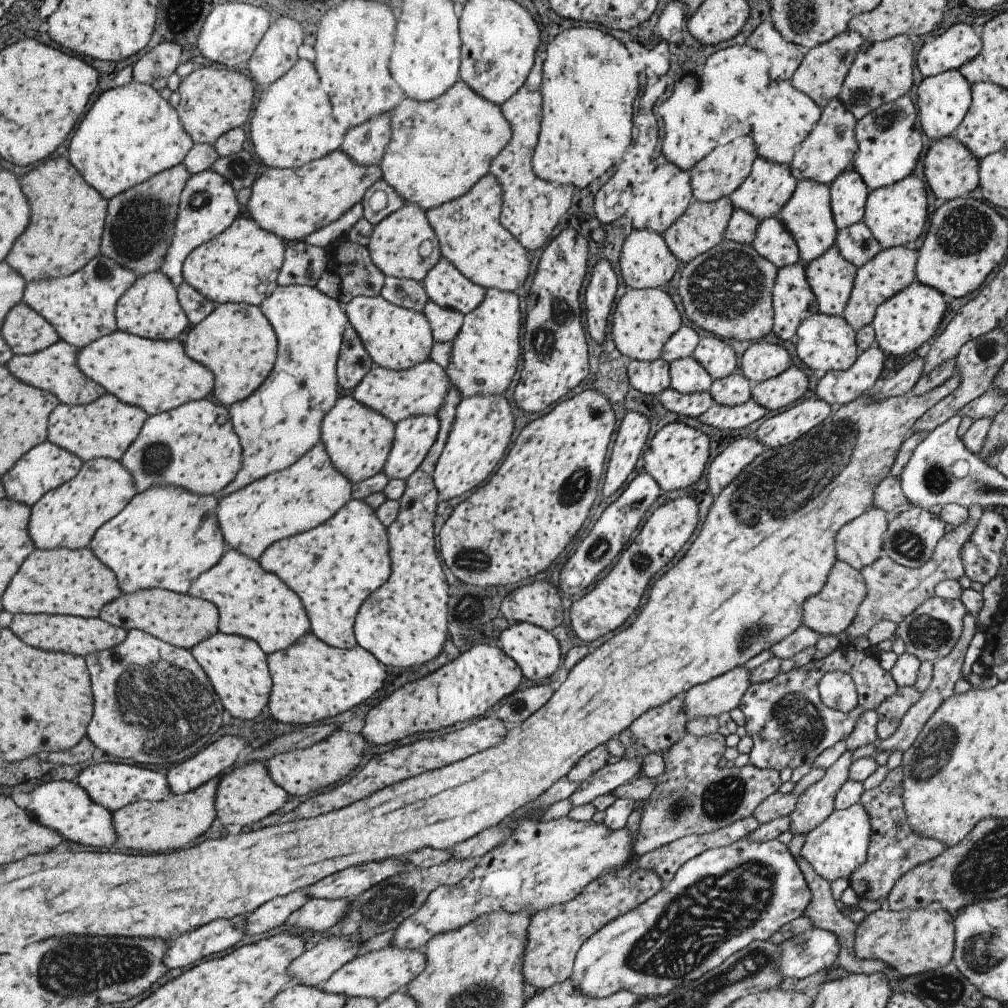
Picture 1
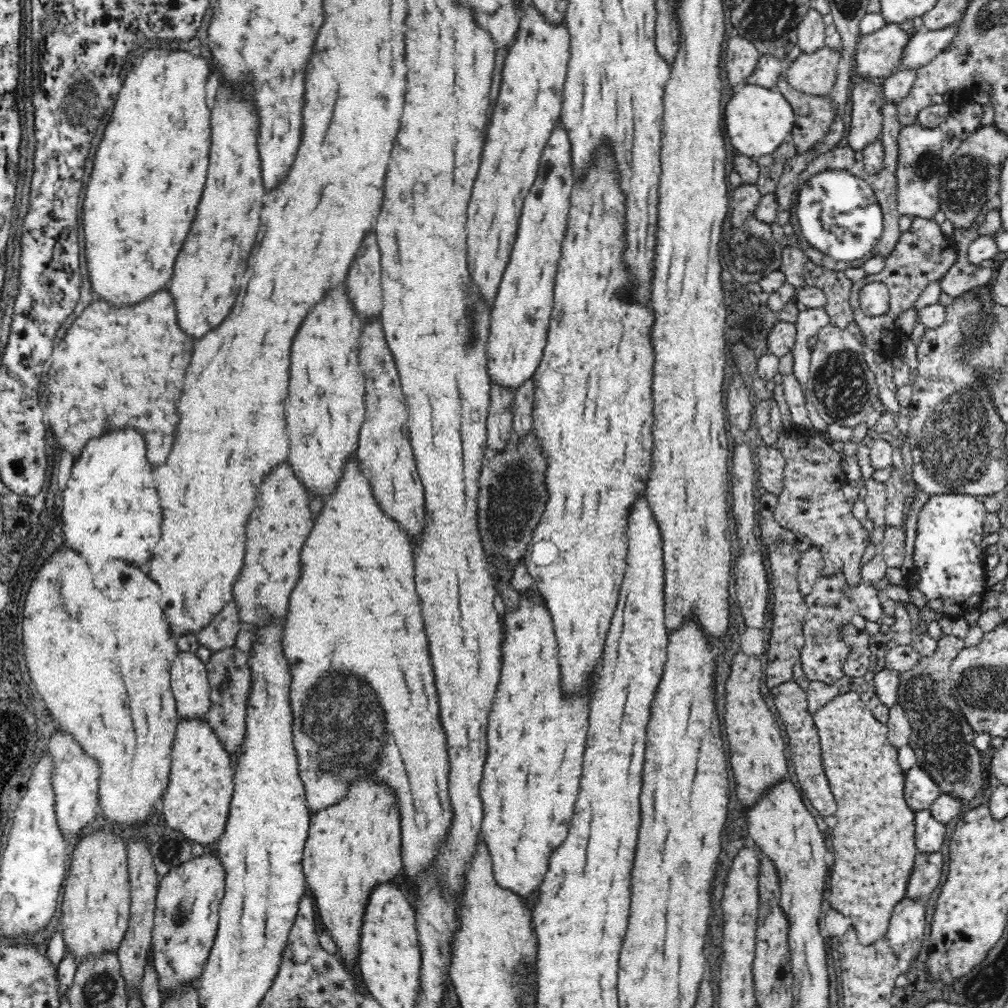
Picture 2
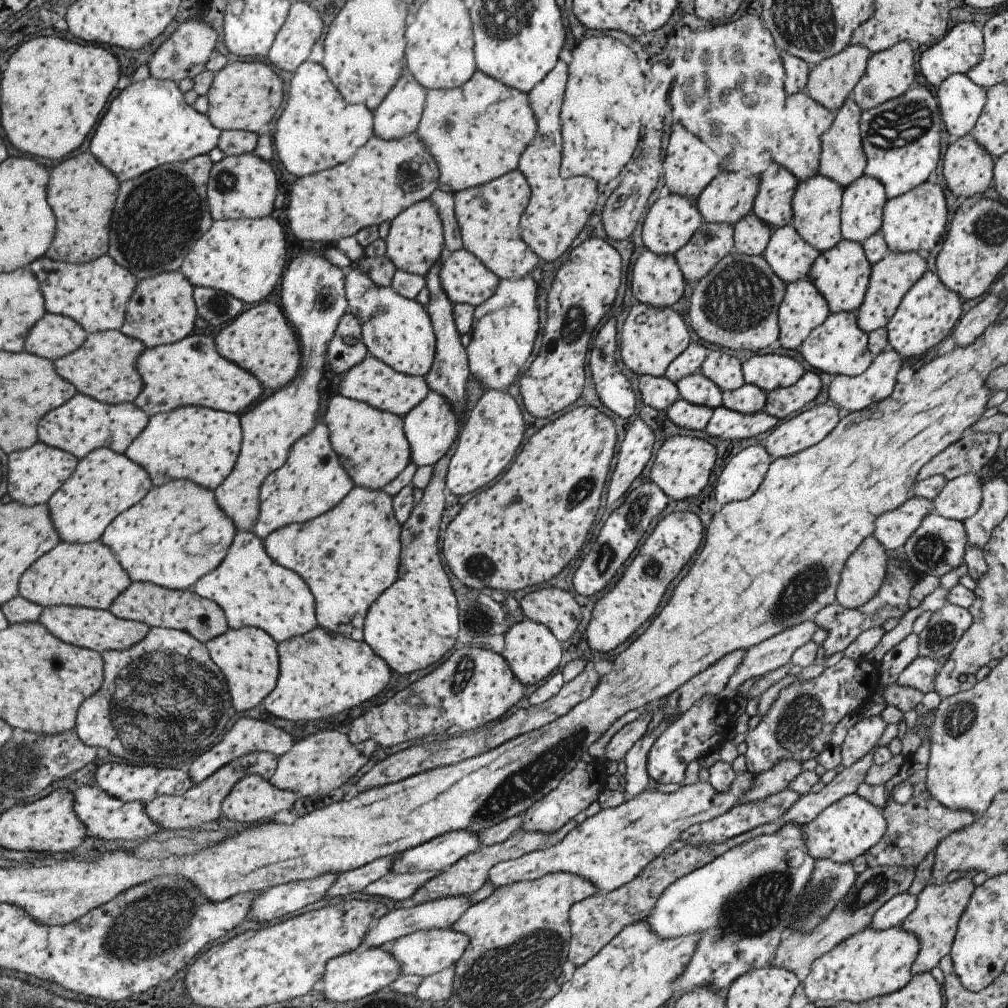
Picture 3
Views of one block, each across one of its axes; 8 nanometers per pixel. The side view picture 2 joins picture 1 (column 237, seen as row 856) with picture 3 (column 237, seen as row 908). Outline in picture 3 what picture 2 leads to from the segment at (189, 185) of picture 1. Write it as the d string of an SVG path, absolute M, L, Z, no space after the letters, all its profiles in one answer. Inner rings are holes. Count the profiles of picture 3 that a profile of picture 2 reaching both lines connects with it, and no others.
M253 152L224 157L213 163L207 184L207 199L214 221L259 219L272 214L280 180L271 163Z

